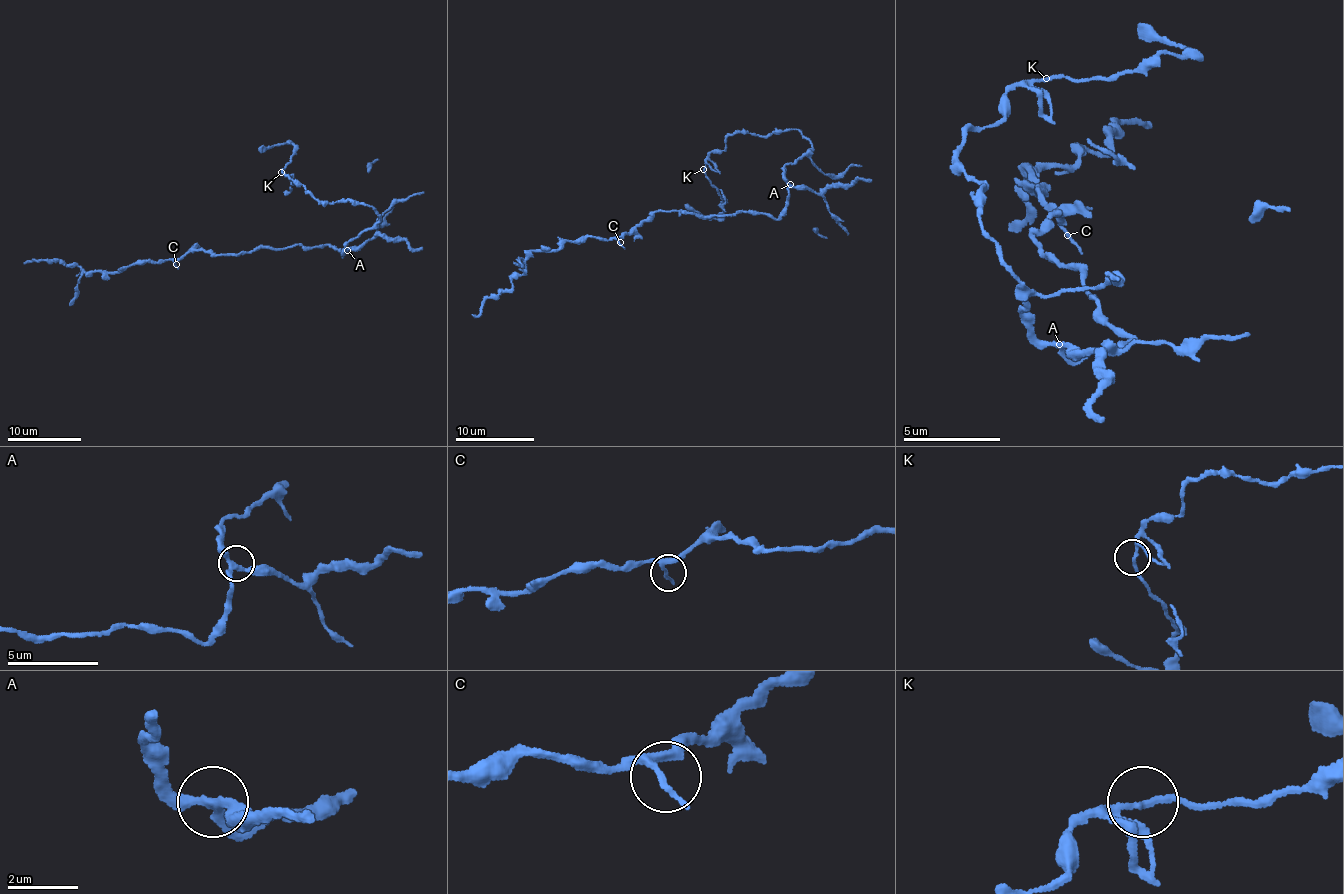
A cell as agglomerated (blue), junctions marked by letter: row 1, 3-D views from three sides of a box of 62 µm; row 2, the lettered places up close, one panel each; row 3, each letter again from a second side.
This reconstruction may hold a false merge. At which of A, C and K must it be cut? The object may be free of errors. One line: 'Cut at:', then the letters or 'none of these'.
Cut at: none of these

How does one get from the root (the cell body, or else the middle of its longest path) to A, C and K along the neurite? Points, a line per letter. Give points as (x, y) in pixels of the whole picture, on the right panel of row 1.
A: (1130, 336), (1132, 339), (1103, 350), (1084, 351), (1081, 358), (1071, 358), (1059, 344)
C: (1130, 336), (1118, 334), (1099, 311), (1077, 267), (1042, 251), (1030, 234), (1056, 207), (1067, 235)
K: (1130, 336), (1071, 358), (1033, 333), (958, 163), (967, 131), (1000, 127), (1012, 91), (1047, 79)

